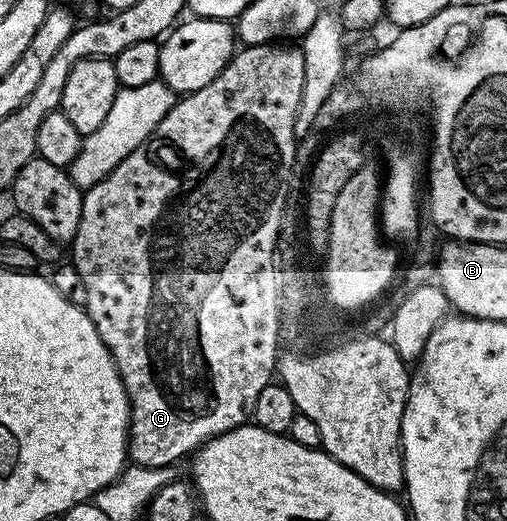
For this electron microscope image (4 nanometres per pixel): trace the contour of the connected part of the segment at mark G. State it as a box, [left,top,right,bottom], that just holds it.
[72,44,306,468]

